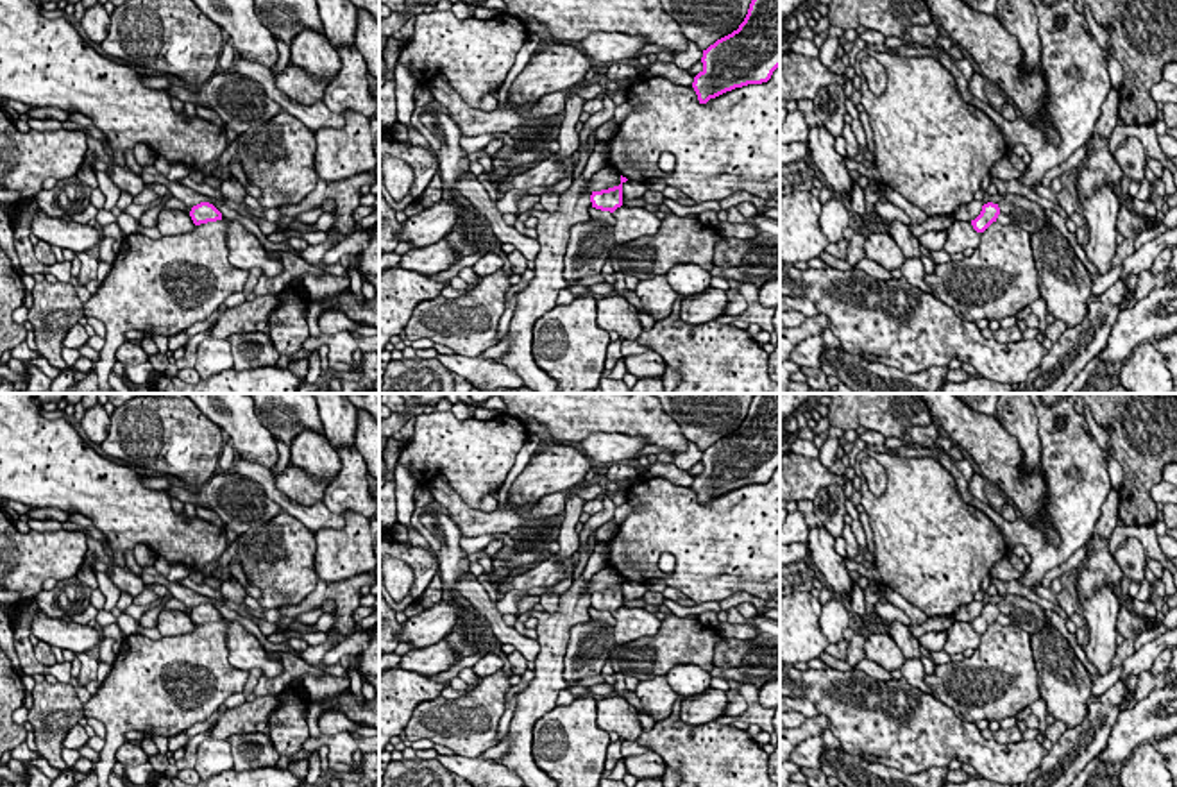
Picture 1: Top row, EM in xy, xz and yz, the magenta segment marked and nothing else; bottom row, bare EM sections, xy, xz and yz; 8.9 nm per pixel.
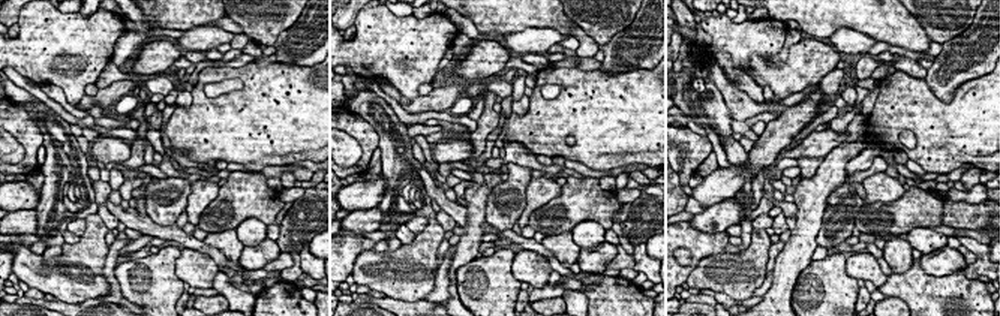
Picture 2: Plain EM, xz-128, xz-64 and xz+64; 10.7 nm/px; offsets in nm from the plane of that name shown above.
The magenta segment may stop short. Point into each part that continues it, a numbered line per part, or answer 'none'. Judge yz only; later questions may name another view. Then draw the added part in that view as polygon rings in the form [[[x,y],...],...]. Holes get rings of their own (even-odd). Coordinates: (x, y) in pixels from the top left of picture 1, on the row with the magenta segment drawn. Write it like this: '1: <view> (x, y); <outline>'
1: yz (1029, 215); [[[1002,195],[998,207],[1000,213],[1007,215],[1012,224],[1020,225],[1030,234],[1037,233],[1045,222],[1052,222],[1037,202],[1029,200],[1023,195]]]

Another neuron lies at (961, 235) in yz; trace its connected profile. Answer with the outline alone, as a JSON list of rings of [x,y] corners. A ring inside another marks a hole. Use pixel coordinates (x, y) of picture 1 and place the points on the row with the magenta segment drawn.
[[[953,220],[946,231],[948,238],[943,250],[946,250],[950,256],[964,252],[966,249],[975,250],[982,240],[982,233],[977,233],[971,222]]]

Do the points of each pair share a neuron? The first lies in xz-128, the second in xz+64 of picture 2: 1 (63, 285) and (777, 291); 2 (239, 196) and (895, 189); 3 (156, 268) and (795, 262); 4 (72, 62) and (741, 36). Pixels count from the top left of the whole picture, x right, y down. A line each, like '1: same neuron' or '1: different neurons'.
1: different neurons
2: different neurons
3: different neurons
4: same neuron

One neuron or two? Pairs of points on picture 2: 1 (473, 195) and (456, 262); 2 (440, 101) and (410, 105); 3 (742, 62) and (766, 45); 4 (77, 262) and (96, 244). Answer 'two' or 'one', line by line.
1: one
2: one
3: one
4: one

